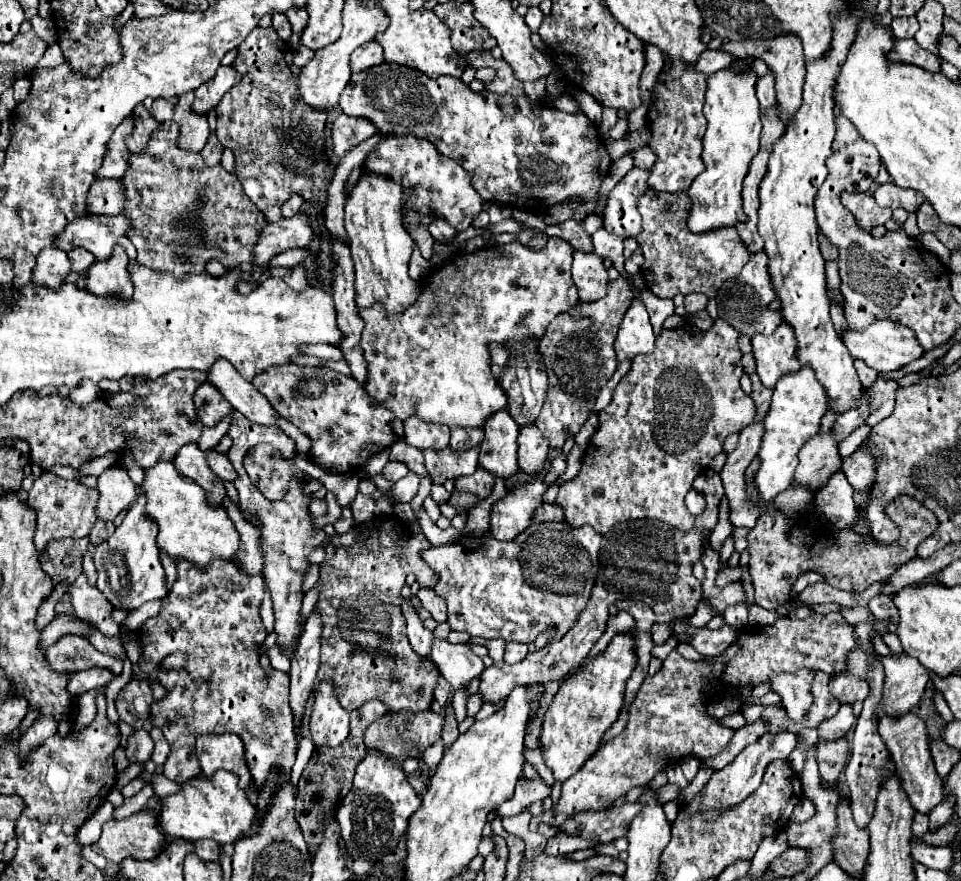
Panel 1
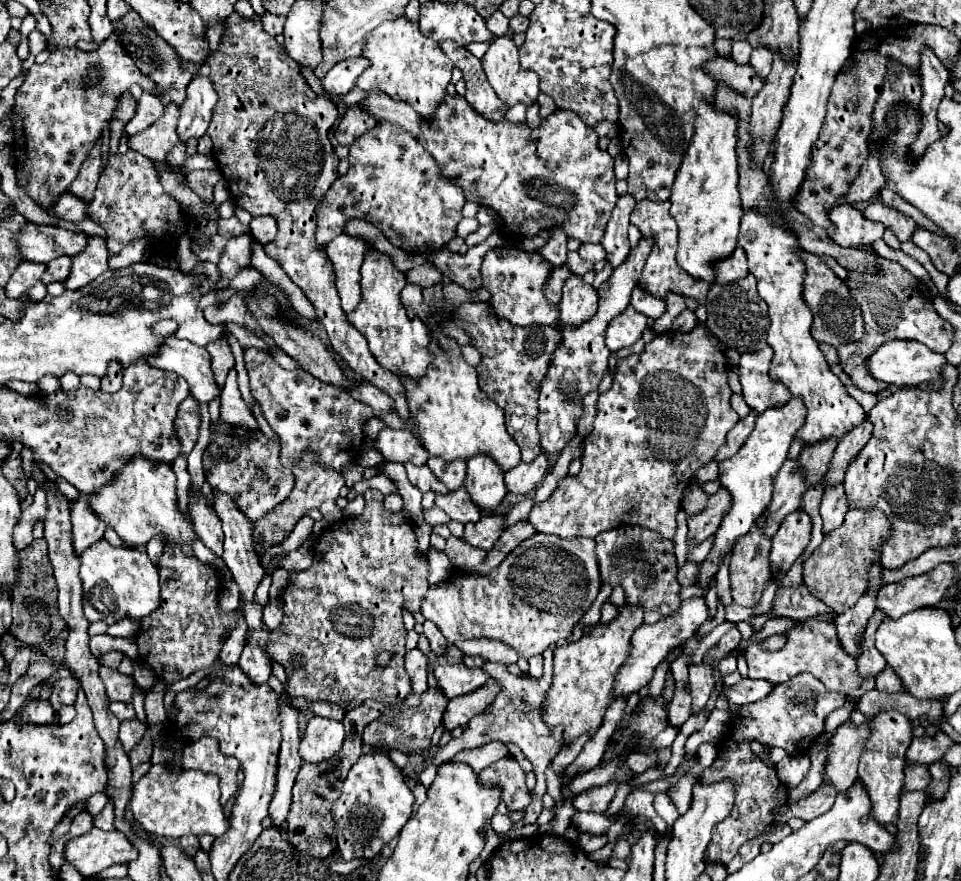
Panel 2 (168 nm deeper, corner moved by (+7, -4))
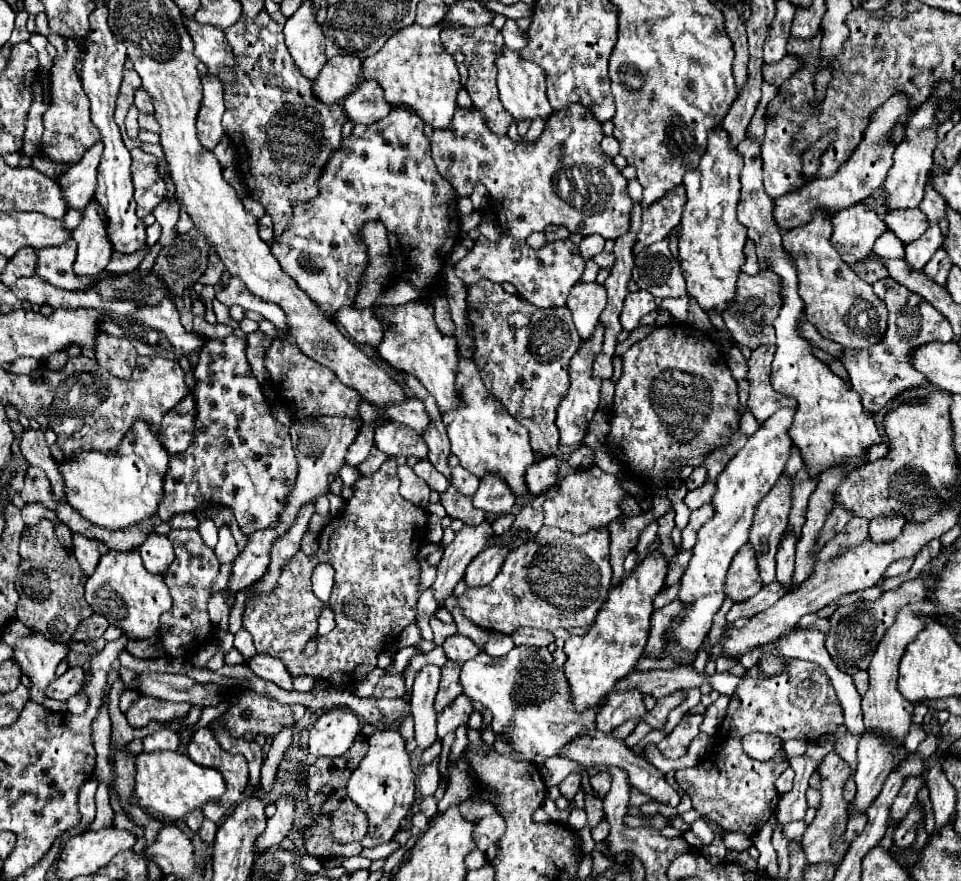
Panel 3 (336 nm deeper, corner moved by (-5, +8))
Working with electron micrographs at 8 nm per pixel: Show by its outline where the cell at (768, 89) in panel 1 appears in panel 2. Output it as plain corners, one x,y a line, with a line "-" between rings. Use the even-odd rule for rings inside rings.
752,51
750,65
758,71
760,77
766,77
772,67
772,55
768,55
768,51

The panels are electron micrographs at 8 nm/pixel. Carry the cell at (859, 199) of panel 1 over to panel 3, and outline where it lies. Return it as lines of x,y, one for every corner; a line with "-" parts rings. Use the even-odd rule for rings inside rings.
856,203
832,215
832,225
832,247
838,253
854,255
858,261
870,255
874,241
886,231
884,221
864,203

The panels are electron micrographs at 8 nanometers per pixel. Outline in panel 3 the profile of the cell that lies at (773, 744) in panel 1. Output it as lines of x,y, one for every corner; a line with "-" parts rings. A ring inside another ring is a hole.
788,741
784,745
784,751
786,751
788,757
800,757
800,755
806,753
806,745
808,743
804,743
804,741

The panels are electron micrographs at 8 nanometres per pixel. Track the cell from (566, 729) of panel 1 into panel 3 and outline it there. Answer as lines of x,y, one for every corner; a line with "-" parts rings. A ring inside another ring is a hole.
654,551
646,555
628,577
624,577
616,587
610,589
610,595
600,607
594,625
582,637
570,637
564,643
564,653
568,655
564,669
574,695
576,711
584,711
586,707
598,705
602,697
616,685
616,681
624,679
636,665
636,661
644,655
644,647
650,631
650,615
654,611
652,599
664,585
668,569
668,559

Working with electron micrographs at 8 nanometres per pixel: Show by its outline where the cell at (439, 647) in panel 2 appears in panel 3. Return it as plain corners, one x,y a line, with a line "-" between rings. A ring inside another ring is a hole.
460,633
448,637
444,641
442,649
444,649
444,653
446,653
448,659
452,659
452,661
456,661
460,665
466,663
466,661
470,661
470,659
474,659
480,653
480,649
468,637
464,637

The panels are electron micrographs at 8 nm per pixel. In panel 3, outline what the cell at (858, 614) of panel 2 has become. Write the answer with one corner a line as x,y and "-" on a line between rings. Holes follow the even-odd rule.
894,515
894,517
876,517
870,521
870,539
878,541
880,539
890,539
892,535
900,535
900,527
906,523
906,519
902,515

